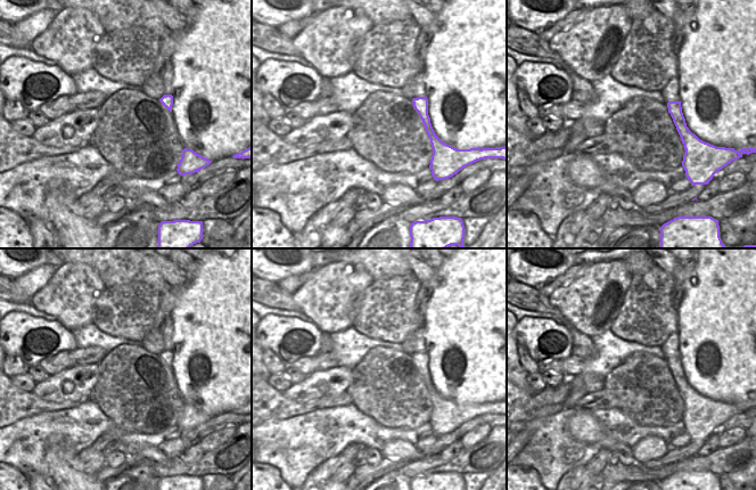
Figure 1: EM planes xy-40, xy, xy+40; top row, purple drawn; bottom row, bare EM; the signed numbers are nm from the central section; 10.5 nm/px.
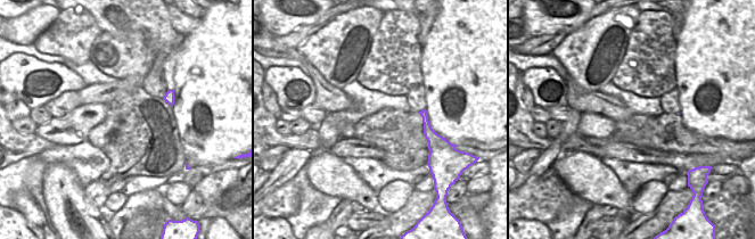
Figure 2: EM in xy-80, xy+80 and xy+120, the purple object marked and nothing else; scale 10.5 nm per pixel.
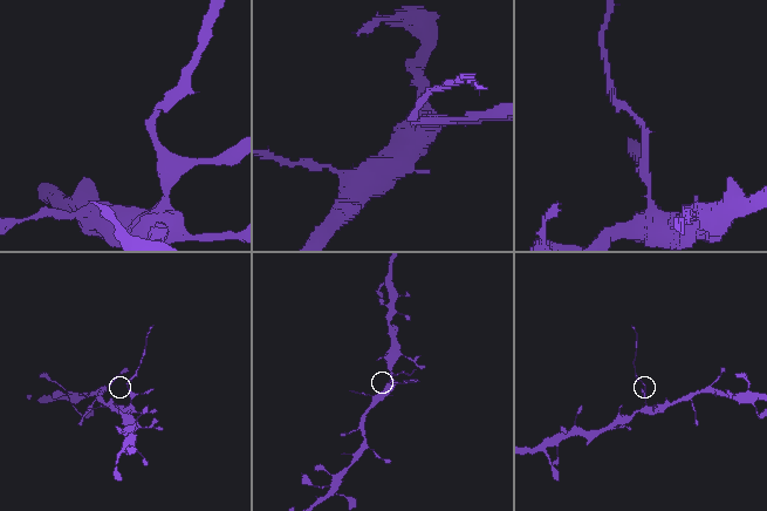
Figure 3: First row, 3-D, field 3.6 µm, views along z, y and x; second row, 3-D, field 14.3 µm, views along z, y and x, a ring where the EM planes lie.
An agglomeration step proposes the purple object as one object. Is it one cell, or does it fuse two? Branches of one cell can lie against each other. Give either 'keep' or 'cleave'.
cleave

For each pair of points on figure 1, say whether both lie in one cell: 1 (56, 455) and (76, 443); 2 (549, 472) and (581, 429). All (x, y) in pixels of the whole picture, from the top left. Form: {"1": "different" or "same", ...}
{"1": "different", "2": "different"}

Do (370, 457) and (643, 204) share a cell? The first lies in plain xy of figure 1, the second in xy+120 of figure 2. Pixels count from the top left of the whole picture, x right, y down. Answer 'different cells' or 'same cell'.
different cells

